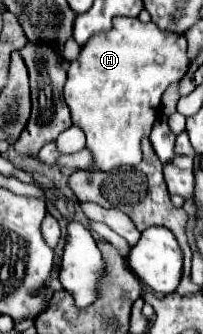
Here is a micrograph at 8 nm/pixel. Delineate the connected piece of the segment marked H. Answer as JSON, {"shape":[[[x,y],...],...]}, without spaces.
{"shape":[[[115,18],[113,30],[109,30],[109,34],[97,34],[97,38],[91,38],[81,48],[79,58],[69,64],[63,96],[71,108],[73,124],[79,126],[87,136],[87,148],[93,152],[99,170],[107,172],[115,166],[135,166],[141,162],[141,140],[153,130],[157,120],[155,110],[161,108],[161,96],[169,84],[179,82],[185,76],[187,68],[187,38],[167,34],[153,22],[143,24],[139,18]]]}

